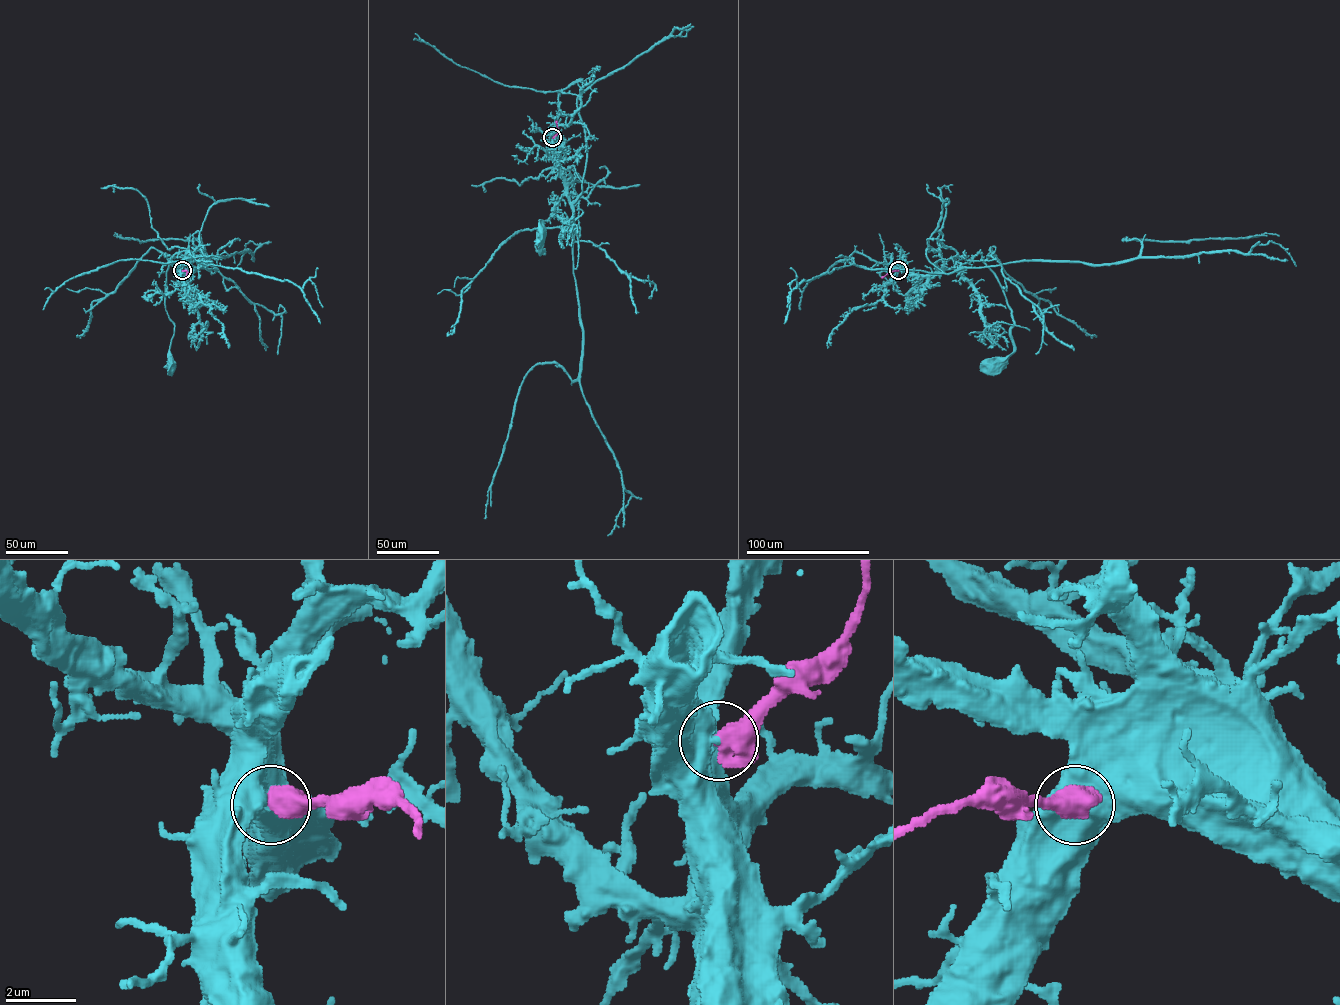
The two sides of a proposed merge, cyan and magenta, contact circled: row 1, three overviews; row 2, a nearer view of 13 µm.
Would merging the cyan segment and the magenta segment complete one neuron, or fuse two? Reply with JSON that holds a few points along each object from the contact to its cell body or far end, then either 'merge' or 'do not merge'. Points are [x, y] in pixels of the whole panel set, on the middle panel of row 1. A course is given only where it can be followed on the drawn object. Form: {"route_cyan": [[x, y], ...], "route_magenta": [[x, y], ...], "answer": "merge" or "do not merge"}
{"route_cyan": [[552, 137], [564, 193], [557, 210], [541, 221], [538, 229], [536, 249], [543, 253], [540, 253], [542, 231]], "route_magenta": [[552, 137], [557, 132], [556, 120]], "answer": "do not merge"}

